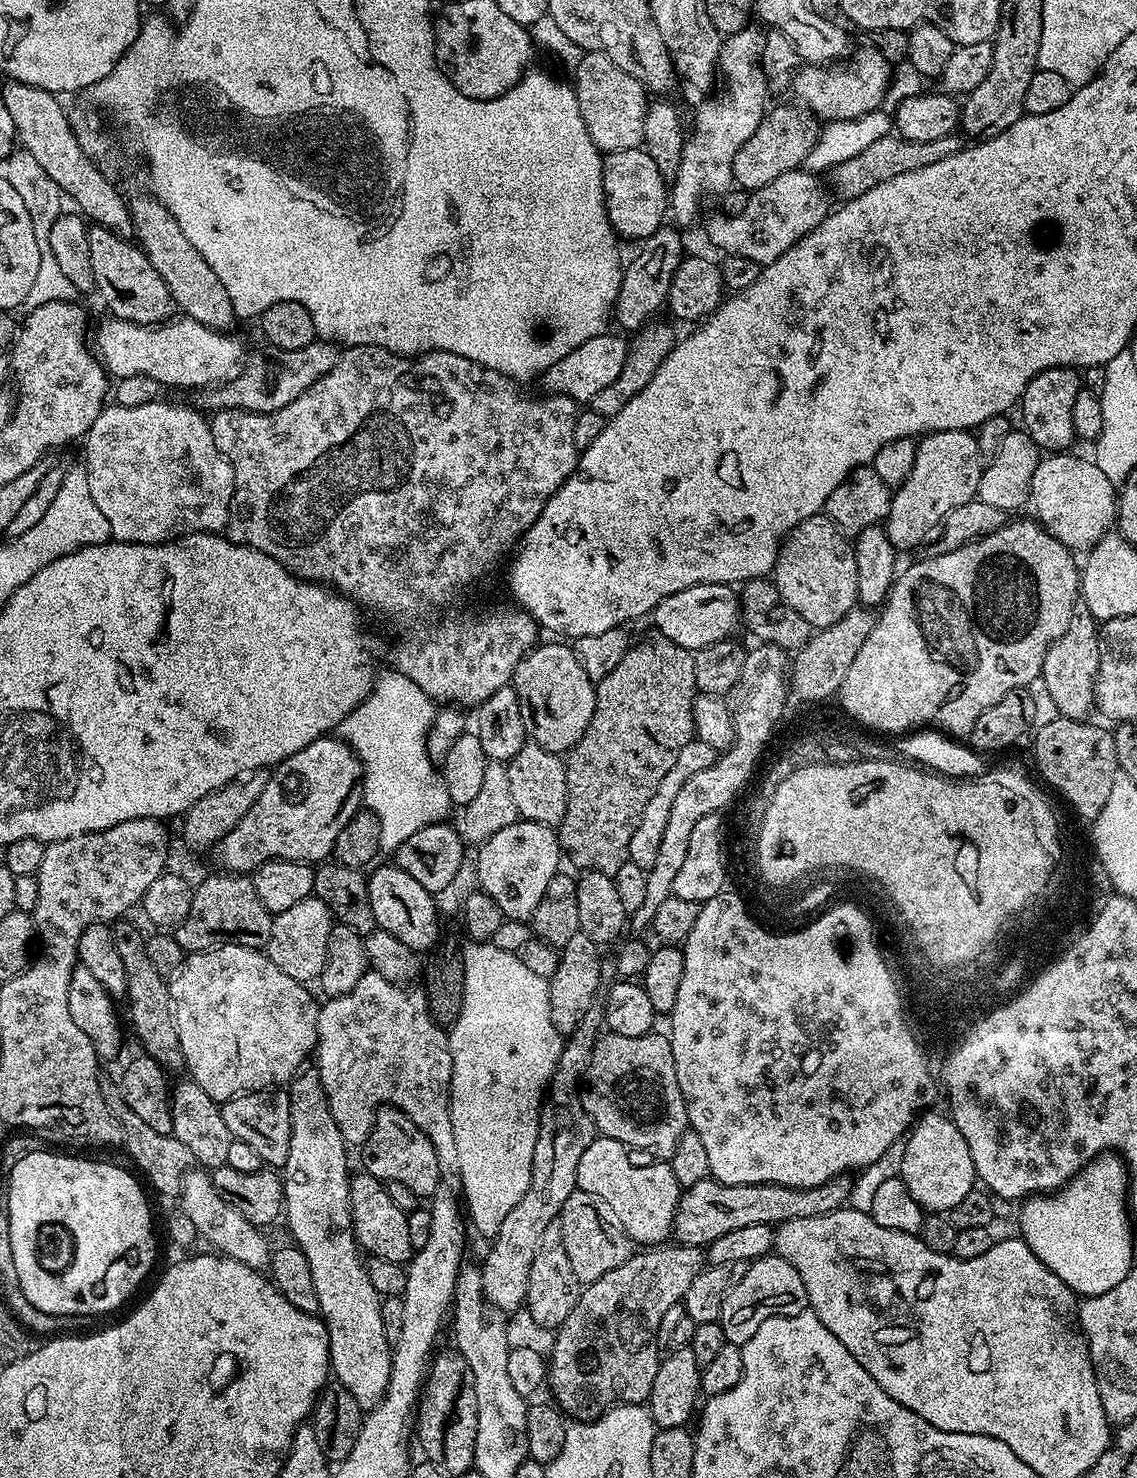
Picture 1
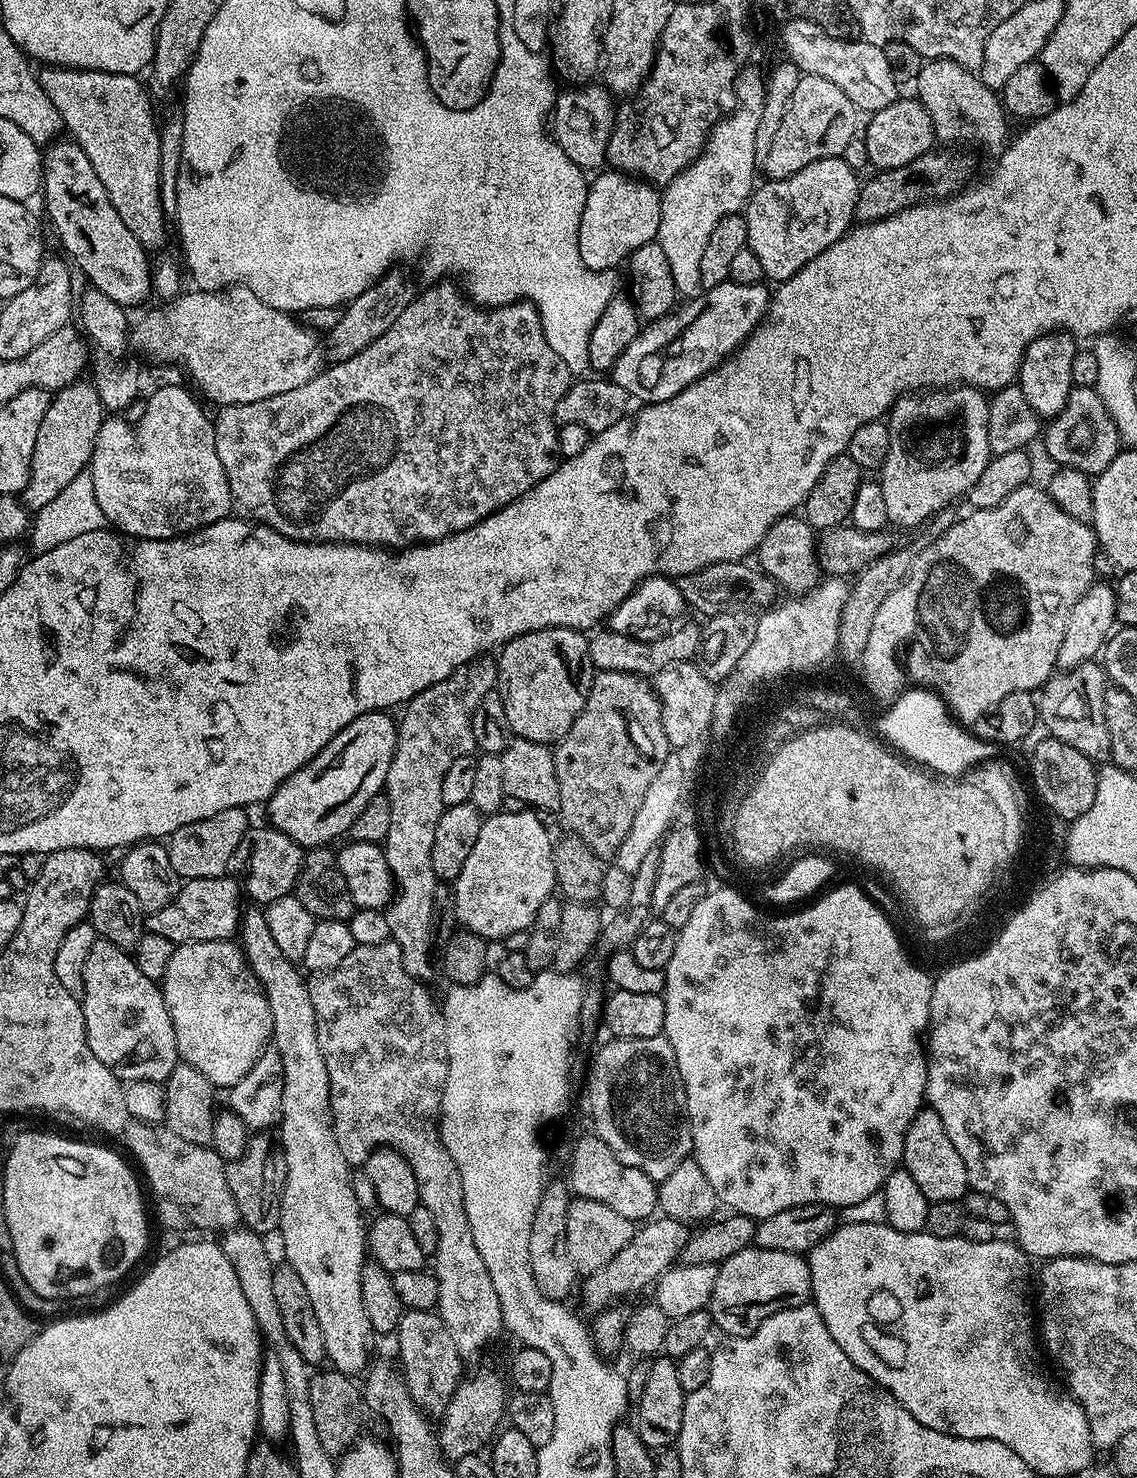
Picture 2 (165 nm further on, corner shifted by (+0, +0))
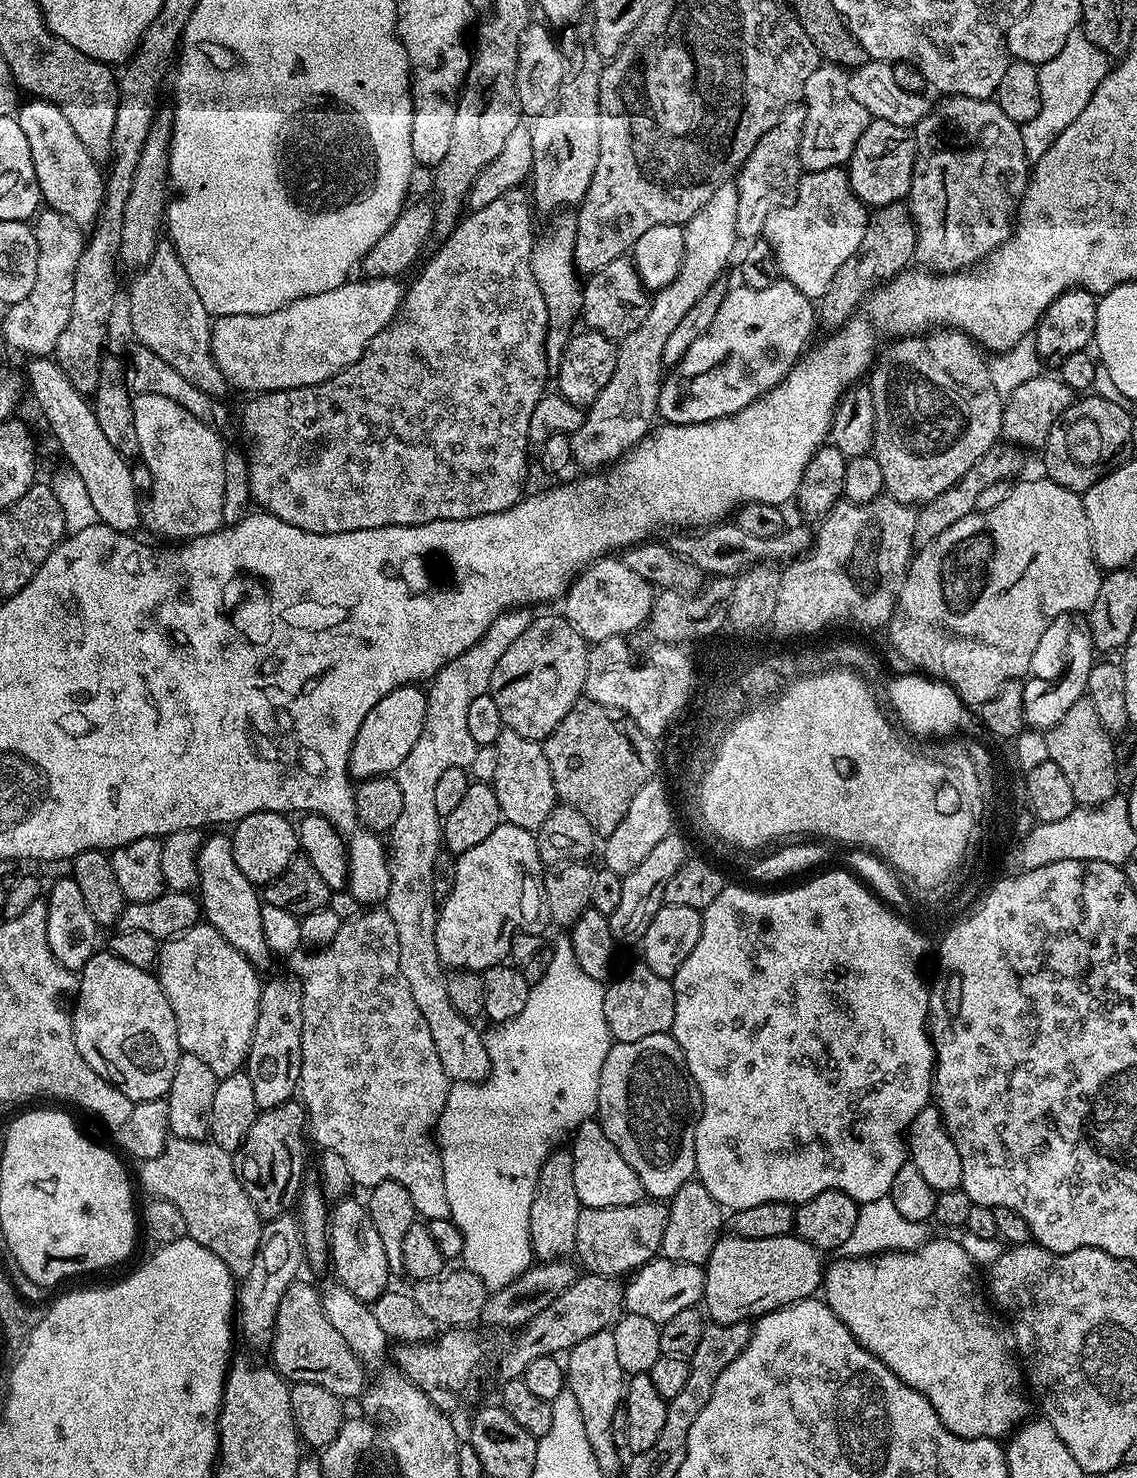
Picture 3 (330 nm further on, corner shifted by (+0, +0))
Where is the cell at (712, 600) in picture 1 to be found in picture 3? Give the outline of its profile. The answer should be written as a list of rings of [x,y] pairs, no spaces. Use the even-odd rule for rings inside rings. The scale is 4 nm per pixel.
[[[601,558],[589,564],[583,572],[577,575],[562,597],[563,604],[564,619],[570,622],[570,626],[574,626],[574,630],[578,630],[578,634],[582,634],[584,640],[597,644],[611,636],[627,637],[628,632],[642,627],[647,620],[649,623],[654,612],[654,589],[646,582],[646,578],[638,578],[638,574],[634,574],[634,570],[630,570],[630,566],[626,566],[623,559]]]

